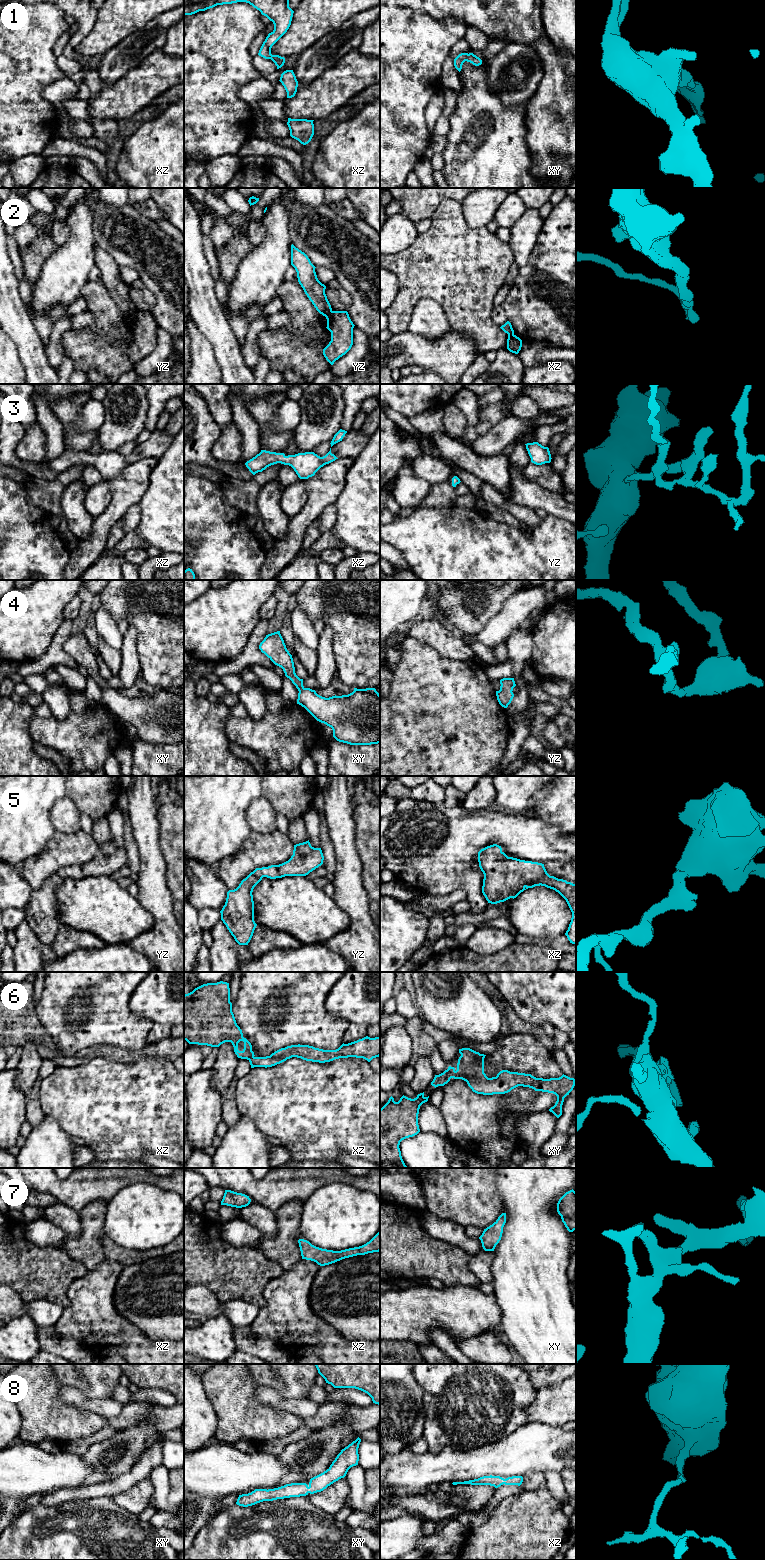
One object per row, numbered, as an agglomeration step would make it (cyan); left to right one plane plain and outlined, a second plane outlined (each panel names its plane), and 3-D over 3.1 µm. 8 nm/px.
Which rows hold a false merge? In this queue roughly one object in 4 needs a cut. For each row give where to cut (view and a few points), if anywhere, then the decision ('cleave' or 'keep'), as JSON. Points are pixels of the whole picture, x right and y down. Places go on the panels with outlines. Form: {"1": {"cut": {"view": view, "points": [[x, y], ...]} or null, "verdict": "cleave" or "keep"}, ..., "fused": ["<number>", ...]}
{"1": {"cut": null, "verdict": "keep"}, "2": {"cut": {"view": "yz", "points": [[332, 311], [326, 317]]}, "verdict": "cleave"}, "3": {"cut": null, "verdict": "keep"}, "4": {"cut": null, "verdict": "keep"}, "5": {"cut": null, "verdict": "keep"}, "6": {"cut": null, "verdict": "keep"}, "7": {"cut": null, "verdict": "keep"}, "8": {"cut": null, "verdict": "keep"}, "fused": ["2"]}

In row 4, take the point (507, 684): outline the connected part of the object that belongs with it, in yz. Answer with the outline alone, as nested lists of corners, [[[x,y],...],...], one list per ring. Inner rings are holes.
[[[503,678],[500,684],[500,690],[496,691],[497,700],[502,707],[507,708],[514,697],[512,691],[516,684],[514,678]]]

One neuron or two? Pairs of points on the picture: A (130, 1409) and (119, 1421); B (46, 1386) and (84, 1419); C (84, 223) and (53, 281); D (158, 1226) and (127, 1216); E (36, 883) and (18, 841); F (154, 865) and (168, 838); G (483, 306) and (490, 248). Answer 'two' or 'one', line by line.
A: one
B: one
C: one
D: one
E: two
F: two
G: one

